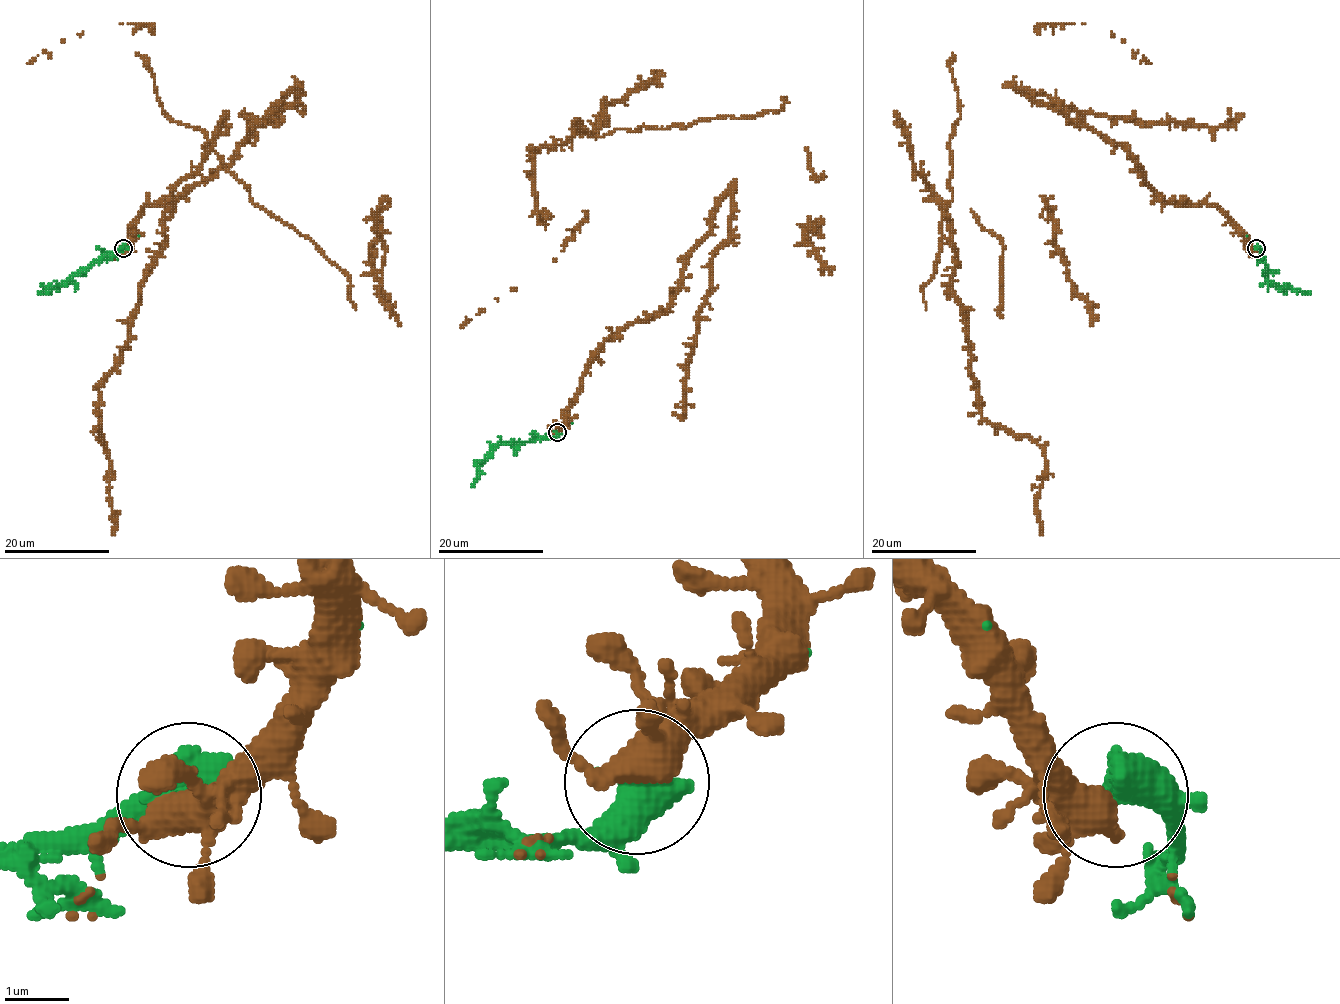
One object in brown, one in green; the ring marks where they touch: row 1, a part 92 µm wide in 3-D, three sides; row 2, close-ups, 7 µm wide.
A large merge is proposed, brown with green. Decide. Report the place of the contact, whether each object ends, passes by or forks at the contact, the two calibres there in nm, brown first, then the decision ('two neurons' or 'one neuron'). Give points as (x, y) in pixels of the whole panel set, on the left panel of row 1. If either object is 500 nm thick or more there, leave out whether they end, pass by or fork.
(123, 248) | brown forks | green passes by | 400/480 nm | one neuron

